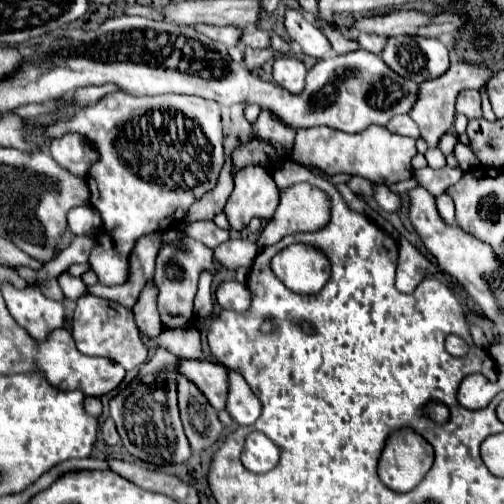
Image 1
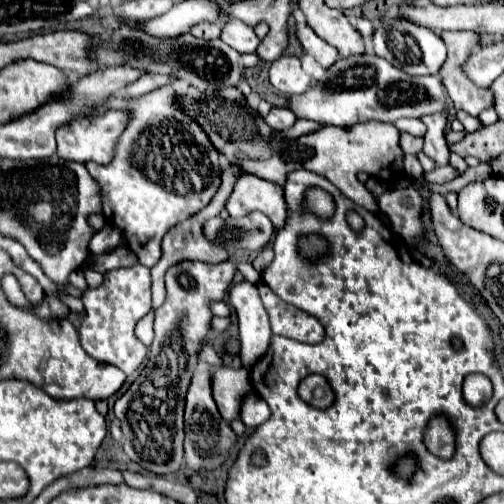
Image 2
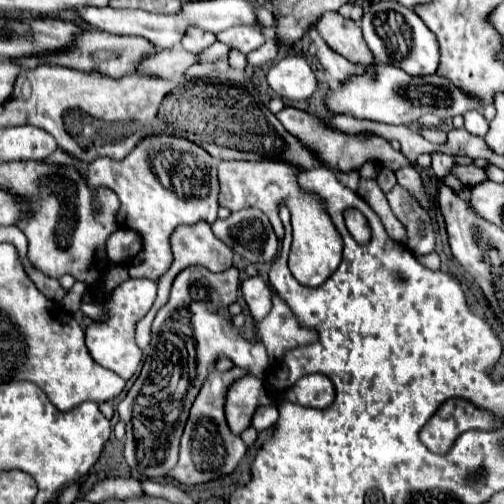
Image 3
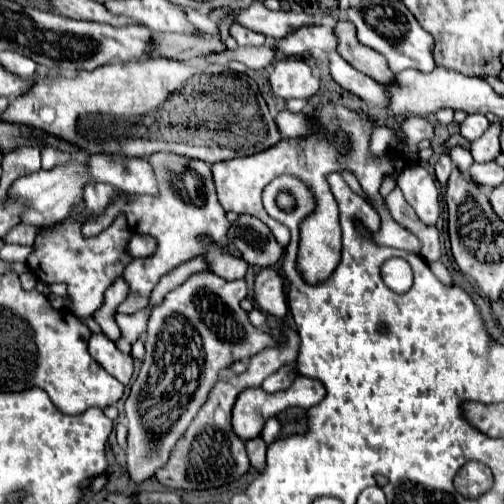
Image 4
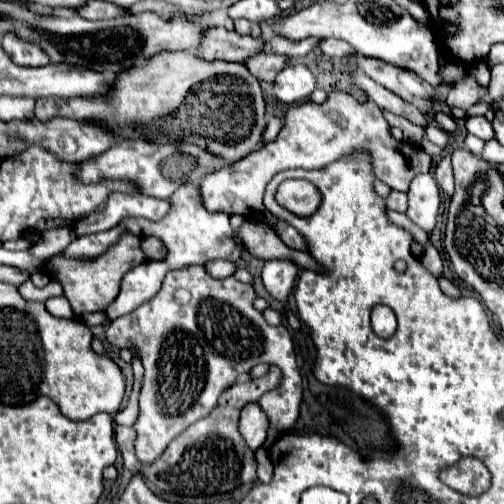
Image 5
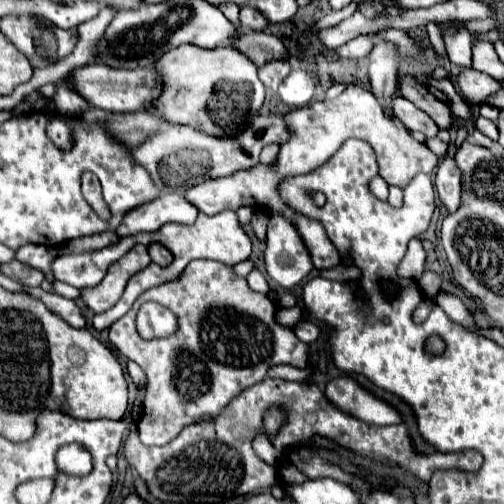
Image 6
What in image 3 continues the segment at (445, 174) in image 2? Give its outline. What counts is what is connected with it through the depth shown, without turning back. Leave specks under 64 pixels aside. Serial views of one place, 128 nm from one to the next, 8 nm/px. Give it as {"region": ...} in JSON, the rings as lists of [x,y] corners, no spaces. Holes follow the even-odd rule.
{"region":[[[468,164],[468,166],[454,166],[452,172],[454,172],[454,174],[462,180],[462,184],[468,186],[468,188],[472,188],[472,186],[476,186],[476,184],[488,180],[486,170],[484,170],[484,168],[478,168],[478,166],[474,166],[474,164]]]}

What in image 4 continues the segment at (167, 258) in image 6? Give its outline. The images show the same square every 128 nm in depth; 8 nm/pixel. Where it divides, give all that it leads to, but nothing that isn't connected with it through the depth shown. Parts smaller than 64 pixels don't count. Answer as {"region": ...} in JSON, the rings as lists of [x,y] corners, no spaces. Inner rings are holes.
{"region":[[[134,234],[128,246],[130,254],[134,258],[148,258],[156,252],[156,240],[152,236],[144,236],[144,234]]]}

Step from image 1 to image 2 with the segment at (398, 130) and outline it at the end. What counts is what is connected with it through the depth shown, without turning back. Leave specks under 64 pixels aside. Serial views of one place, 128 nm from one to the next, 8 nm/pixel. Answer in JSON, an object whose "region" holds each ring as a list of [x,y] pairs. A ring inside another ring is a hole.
{"region":[[[400,118],[394,126],[398,130],[406,130],[412,136],[424,136],[426,134],[426,126],[424,126],[424,122],[420,118]]]}

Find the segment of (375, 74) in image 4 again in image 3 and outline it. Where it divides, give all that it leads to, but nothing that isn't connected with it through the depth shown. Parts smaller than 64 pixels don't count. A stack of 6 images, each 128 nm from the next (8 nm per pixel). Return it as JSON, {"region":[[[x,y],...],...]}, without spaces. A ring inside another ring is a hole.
{"region":[[[326,12],[316,24],[316,30],[324,38],[324,42],[348,62],[362,66],[370,66],[376,62],[370,48],[364,44],[360,26],[354,20],[350,24],[350,20],[346,20],[342,14]]]}

